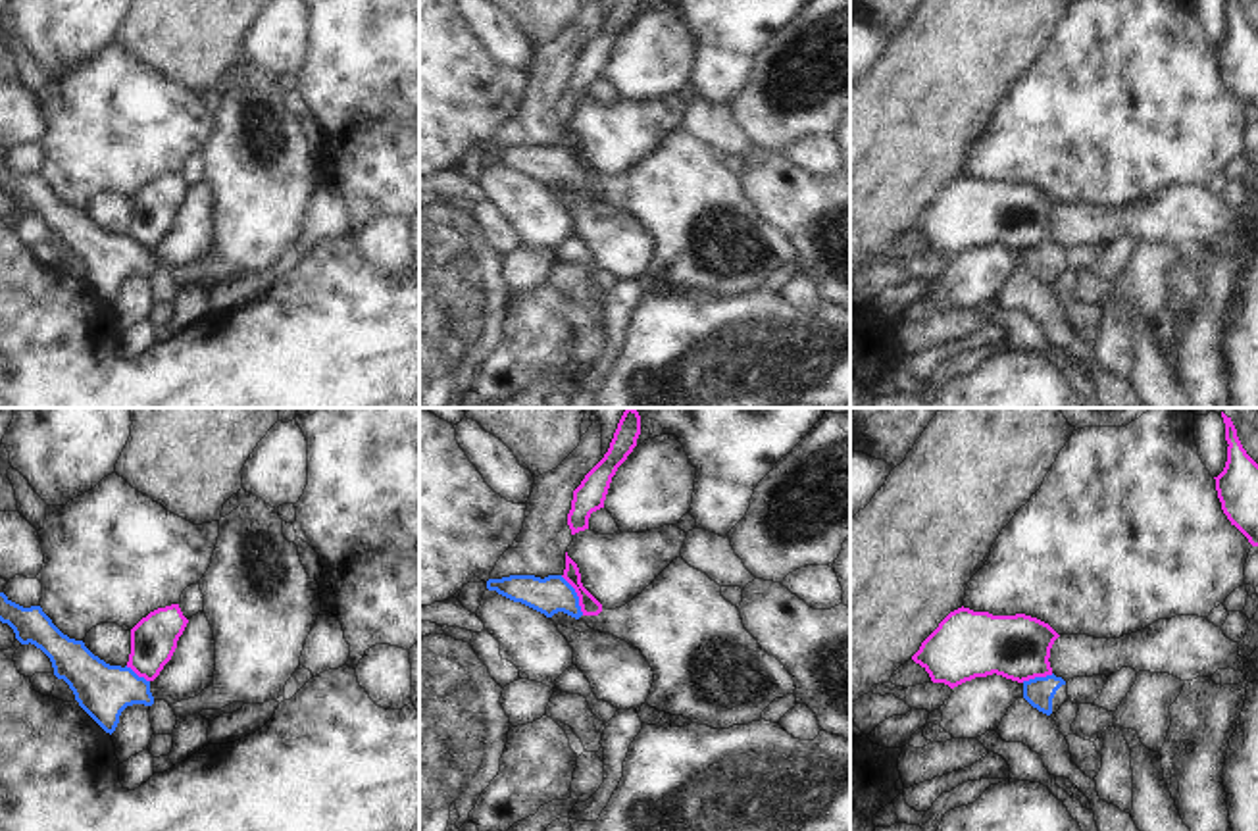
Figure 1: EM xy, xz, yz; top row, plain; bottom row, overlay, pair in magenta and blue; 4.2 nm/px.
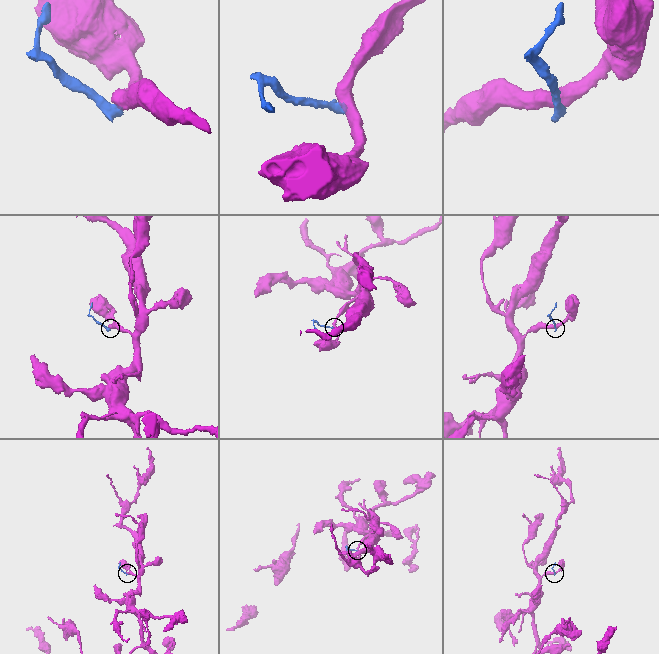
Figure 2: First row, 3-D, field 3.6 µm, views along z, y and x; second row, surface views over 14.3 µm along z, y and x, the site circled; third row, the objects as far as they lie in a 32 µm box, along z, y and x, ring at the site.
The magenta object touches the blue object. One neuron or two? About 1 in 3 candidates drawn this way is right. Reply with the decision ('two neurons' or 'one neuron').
two neurons

